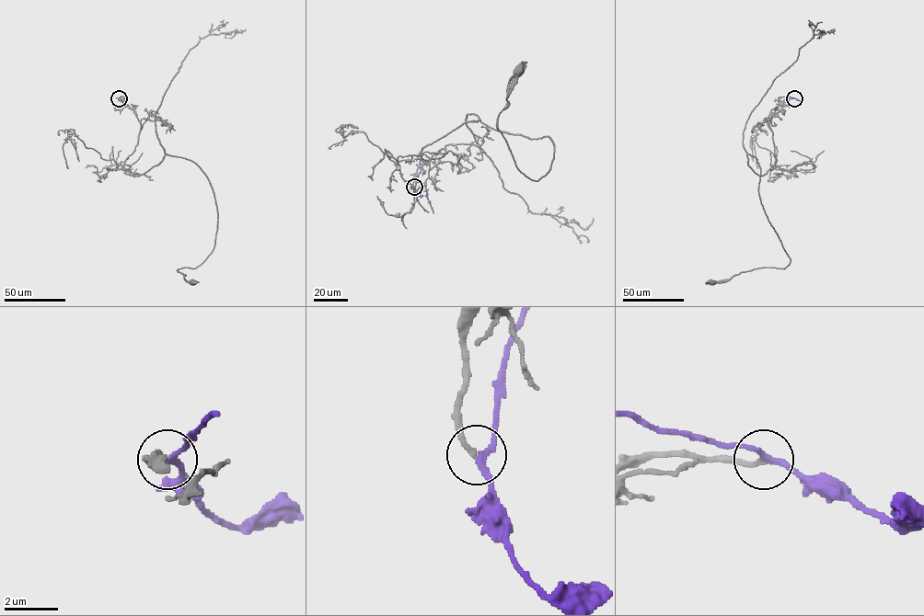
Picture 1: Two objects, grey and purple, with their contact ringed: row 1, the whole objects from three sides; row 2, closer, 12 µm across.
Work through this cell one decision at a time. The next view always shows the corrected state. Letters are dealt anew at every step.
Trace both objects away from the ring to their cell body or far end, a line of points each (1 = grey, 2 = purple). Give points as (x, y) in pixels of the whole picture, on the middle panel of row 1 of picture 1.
1: (414, 187), (445, 154), (421, 151), (470, 121), (548, 136), (549, 170), (526, 176), (498, 128), (518, 71)
2: (414, 187), (420, 166)

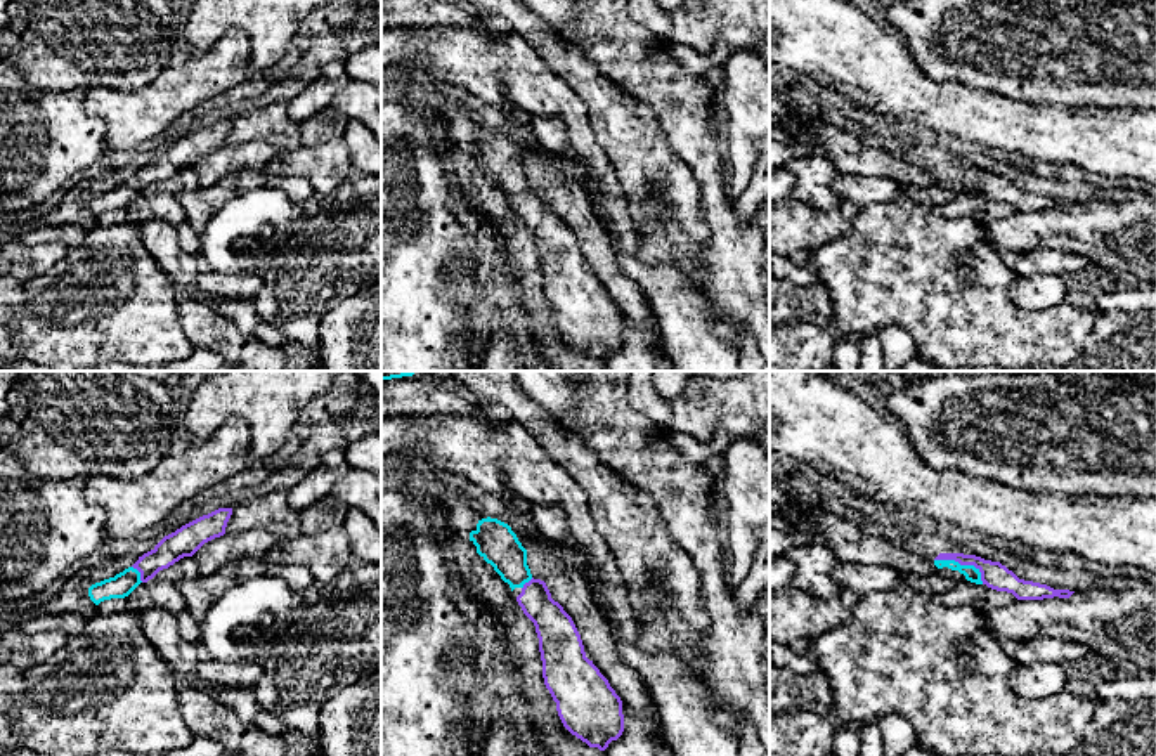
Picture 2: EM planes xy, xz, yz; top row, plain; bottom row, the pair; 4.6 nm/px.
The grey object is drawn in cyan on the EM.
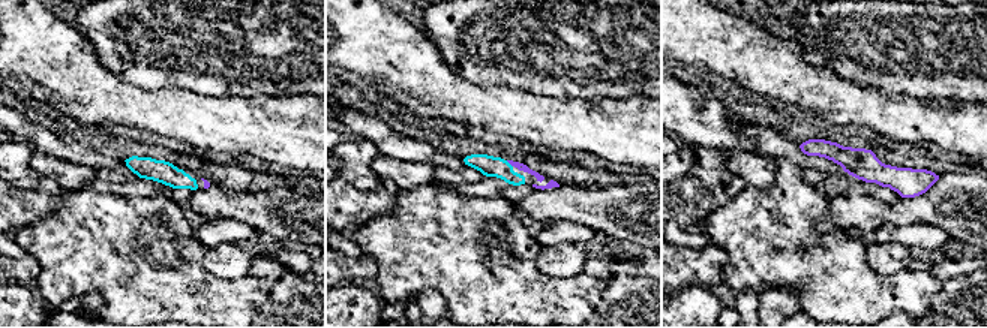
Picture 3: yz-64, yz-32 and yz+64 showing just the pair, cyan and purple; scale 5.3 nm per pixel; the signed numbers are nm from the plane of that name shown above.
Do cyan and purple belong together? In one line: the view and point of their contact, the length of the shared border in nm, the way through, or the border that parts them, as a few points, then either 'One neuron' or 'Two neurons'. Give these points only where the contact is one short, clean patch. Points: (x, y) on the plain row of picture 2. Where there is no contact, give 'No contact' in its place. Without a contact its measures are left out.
Touches cyan at yz (962, 177). Shared border 260 nm. Path across: yz (973, 186), (962, 177), (973, 177), (993, 186). One neuron

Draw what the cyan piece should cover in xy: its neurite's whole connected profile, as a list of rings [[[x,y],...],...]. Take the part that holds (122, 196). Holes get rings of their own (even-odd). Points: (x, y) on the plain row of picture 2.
[[[218,120],[165,147],[151,163],[139,168],[132,179],[92,196],[88,199],[90,212],[99,217],[104,212],[128,208],[140,194],[147,194],[180,170],[192,168],[205,154],[224,147],[231,127],[232,120]]]

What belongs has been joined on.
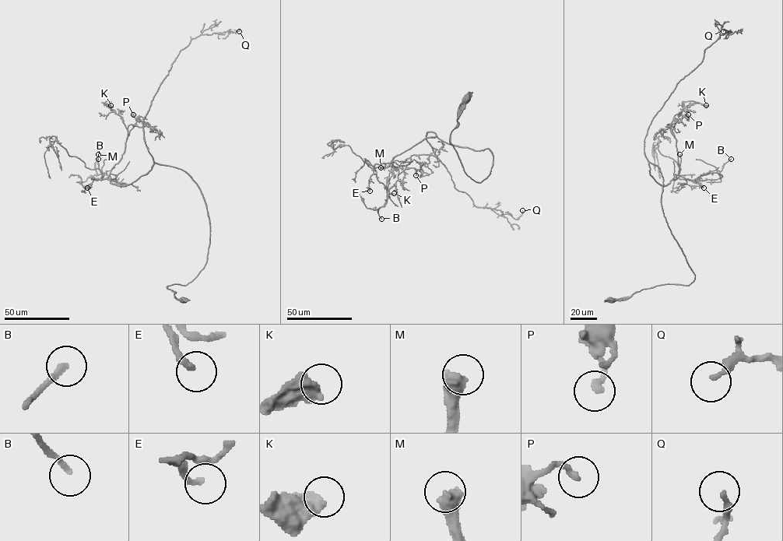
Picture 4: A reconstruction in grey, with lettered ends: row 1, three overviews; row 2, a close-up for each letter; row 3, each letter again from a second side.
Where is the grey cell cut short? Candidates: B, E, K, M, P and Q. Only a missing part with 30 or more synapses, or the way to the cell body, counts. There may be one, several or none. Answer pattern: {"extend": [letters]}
{"extend": ["B", "M"]}

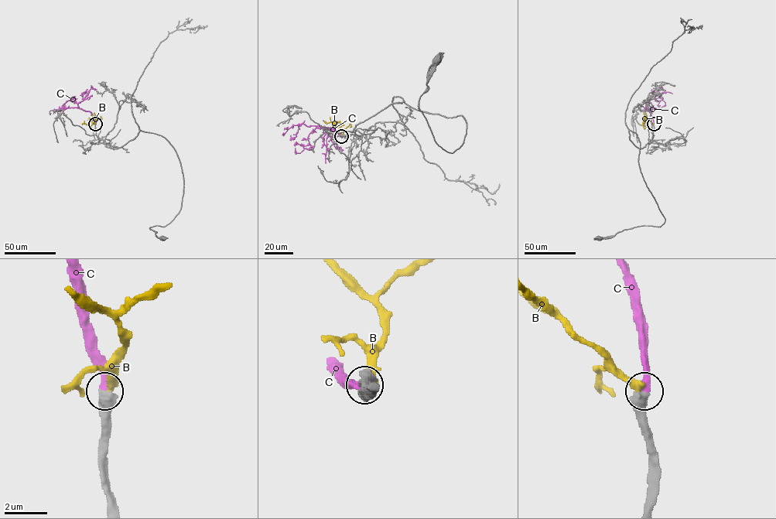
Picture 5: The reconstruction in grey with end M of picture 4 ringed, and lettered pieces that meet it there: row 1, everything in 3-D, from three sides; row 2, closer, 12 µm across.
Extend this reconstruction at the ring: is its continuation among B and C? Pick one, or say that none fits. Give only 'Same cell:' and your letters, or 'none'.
Same cell: C

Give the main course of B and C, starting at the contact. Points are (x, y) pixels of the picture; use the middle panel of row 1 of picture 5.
B: (342, 136), (343, 131), (333, 123), (338, 121), (333, 124)
C: (341, 137), (332, 130), (316, 126), (309, 135), (310, 149), (305, 148), (296, 153), (295, 148)

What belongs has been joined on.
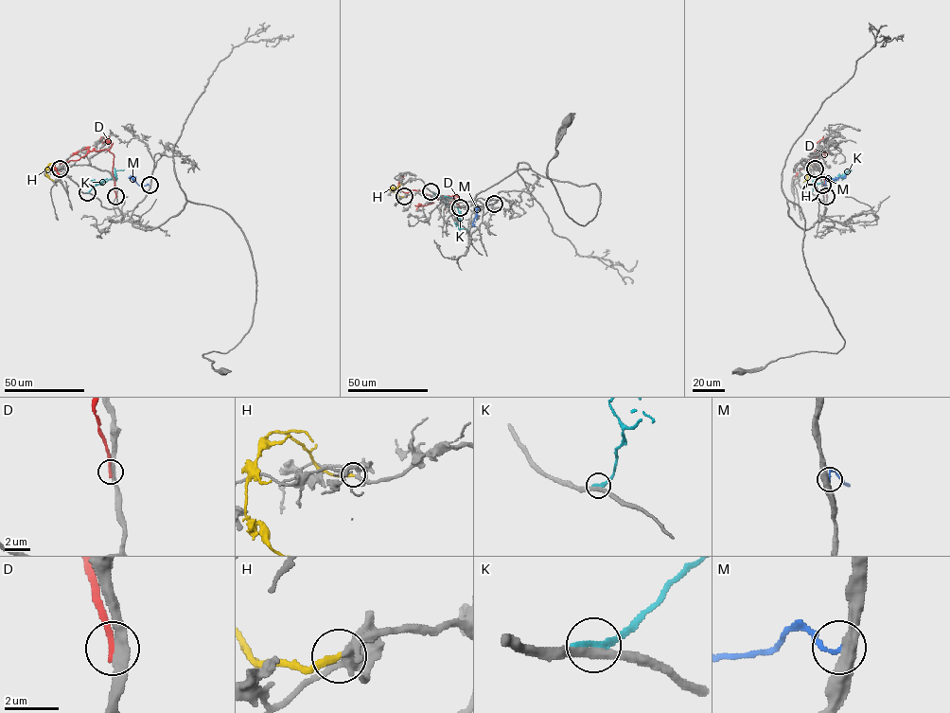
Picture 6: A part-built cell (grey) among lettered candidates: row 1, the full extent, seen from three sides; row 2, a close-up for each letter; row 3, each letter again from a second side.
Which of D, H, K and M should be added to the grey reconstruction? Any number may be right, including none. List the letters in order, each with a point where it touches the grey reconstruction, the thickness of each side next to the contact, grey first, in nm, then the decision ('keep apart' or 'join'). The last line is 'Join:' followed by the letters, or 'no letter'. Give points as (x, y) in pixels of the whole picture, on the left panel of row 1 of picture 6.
D: meets grey at (115, 196); 360 nm thick on the grey side, 260 nm on the other; keep apart
H: meets grey at (60, 169); 320 nm thick on the grey side, 240 nm on the other; join
K: meets grey at (87, 192); 300 nm thick on the grey side, 240 nm on the other; keep apart
M: meets grey at (149, 185); 420 nm thick on the grey side, 140 nm on the other; keep apart
Join: H

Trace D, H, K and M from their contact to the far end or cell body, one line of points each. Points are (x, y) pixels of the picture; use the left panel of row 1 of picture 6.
D: (115, 196), (114, 155), (107, 150), (90, 151), (77, 160), (56, 162), (54, 168), (60, 177)
H: (60, 169), (49, 163), (45, 170), (45, 175), (57, 182)
K: (87, 192), (96, 185), (113, 177), (115, 179), (113, 176), (115, 172), (124, 169)
M: (149, 185), (140, 186), (129, 177), (131, 174)

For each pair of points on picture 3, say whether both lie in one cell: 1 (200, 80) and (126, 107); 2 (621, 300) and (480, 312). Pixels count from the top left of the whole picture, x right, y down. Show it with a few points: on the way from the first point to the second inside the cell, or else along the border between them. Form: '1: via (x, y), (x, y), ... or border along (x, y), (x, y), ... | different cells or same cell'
1: border along (143, 87), (183, 87), (213, 96) | different cells
2: border along (608, 282), (603, 298), (594, 312) | different cells

